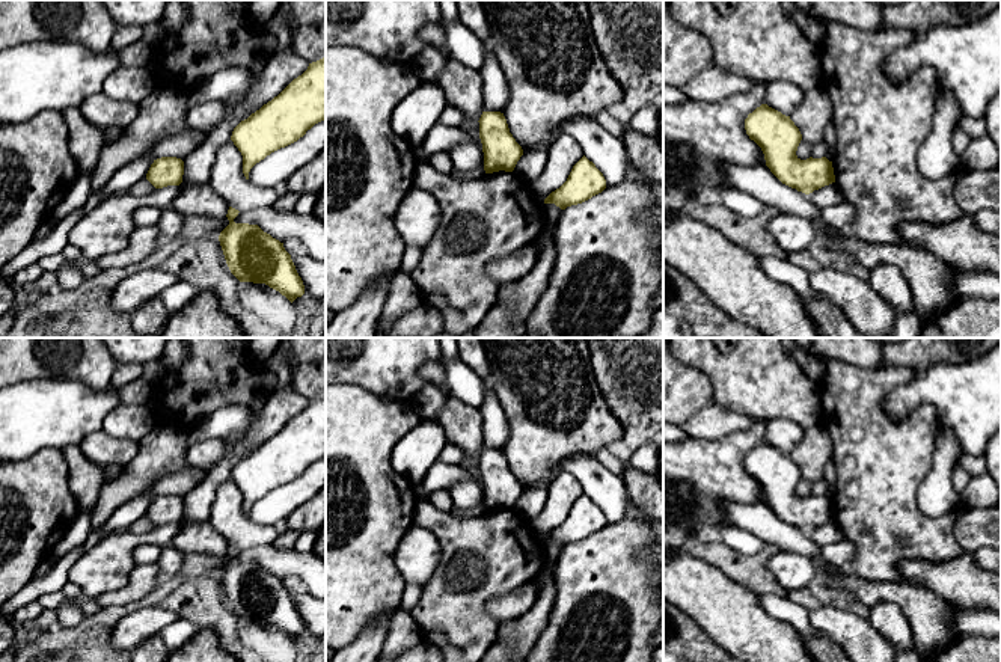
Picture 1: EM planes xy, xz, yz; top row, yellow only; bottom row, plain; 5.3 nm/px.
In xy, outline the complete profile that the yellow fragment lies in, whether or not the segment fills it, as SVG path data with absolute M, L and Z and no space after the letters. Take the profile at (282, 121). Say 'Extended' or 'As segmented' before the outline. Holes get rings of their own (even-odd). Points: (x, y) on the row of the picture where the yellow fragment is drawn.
As segmented. M326 57L309 63L277 97L241 121L231 140L243 155L243 173L249 179L250 169L271 152L285 148L306 134L315 124L326 119Z

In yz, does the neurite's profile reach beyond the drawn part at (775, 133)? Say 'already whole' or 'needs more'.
already whole

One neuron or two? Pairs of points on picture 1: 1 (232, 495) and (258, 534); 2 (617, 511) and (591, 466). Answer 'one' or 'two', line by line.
1: one
2: one

